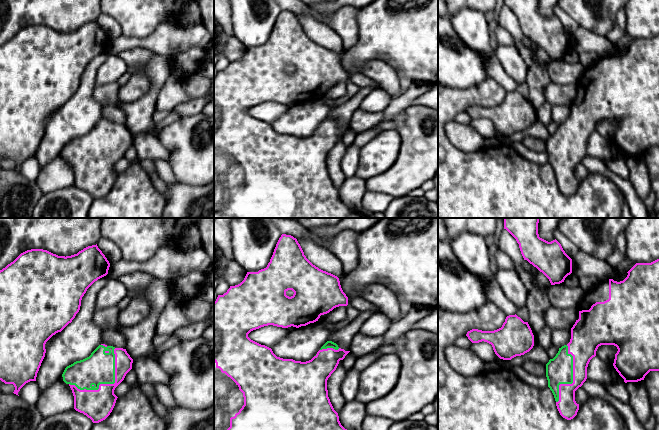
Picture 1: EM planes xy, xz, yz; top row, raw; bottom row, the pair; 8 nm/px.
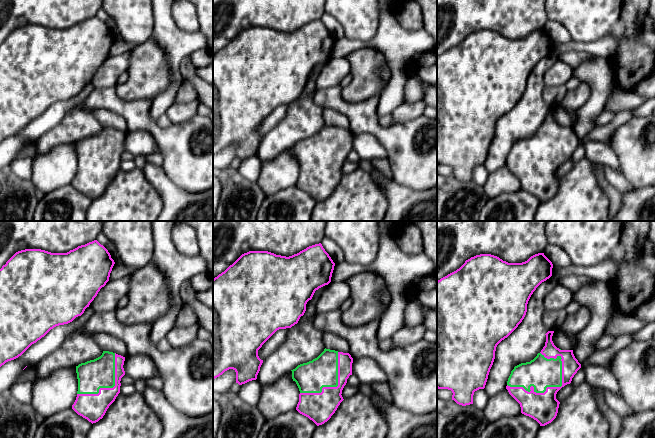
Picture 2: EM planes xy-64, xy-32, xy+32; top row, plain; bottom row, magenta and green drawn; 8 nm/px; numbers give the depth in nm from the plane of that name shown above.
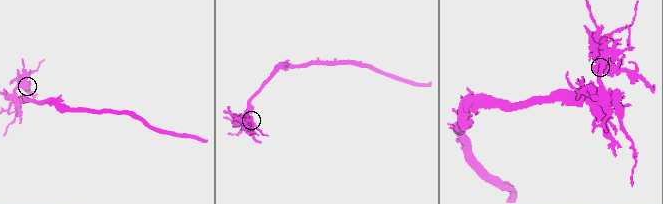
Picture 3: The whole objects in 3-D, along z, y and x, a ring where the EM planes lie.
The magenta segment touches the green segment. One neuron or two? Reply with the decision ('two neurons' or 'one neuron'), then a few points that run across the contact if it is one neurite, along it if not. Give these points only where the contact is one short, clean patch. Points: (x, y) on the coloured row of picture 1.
one neuron

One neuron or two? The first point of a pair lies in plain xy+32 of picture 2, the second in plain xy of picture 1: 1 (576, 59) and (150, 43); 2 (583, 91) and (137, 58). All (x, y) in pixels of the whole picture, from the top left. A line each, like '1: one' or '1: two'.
1: two
2: one

